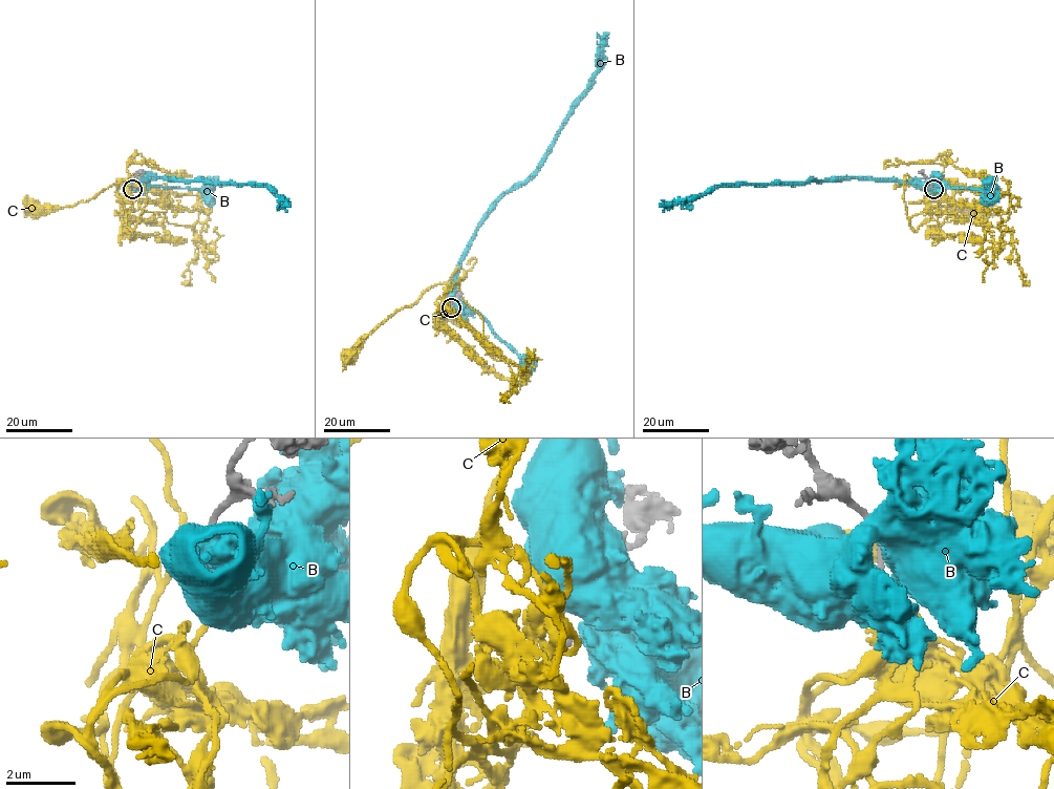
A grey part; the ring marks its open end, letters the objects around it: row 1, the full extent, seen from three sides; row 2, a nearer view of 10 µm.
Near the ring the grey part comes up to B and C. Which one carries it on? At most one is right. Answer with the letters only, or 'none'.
C

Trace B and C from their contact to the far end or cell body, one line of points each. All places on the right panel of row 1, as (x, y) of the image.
B: (929, 186), (917, 180), (858, 178), (730, 184), (660, 206)
C: (933, 189), (937, 218), (925, 220), (915, 230), (903, 198), (905, 175), (942, 206), (971, 209), (982, 201)

